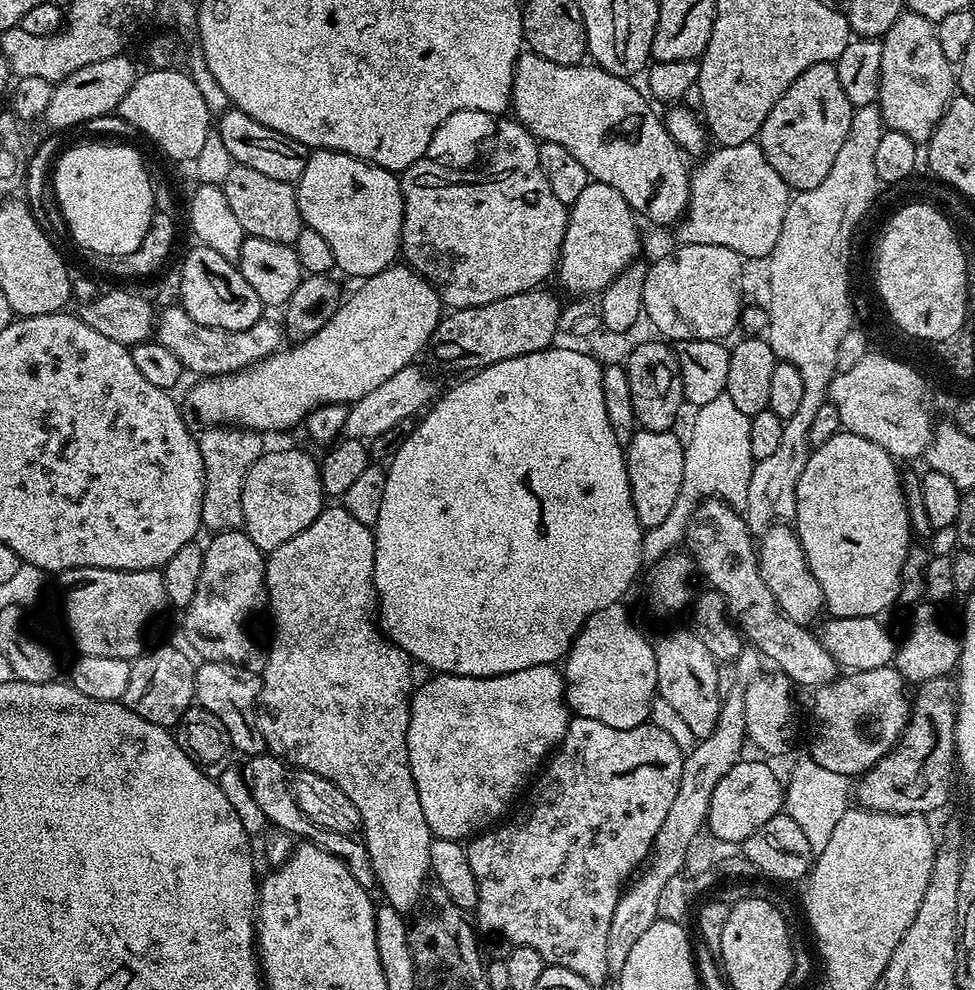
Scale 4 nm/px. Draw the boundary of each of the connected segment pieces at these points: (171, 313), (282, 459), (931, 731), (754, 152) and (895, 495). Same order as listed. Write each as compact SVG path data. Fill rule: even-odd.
M173 306L159 313L154 340L155 343L166 346L166 350L172 351L189 373L197 372L197 377L207 378L240 372L241 369L272 356L281 351L286 337L283 327L268 318L254 322L254 326L246 326L246 330L218 330L214 326L202 326L202 322L194 322L194 318L190 318L184 308Z
M284 448L281 452L265 451L264 455L256 459L254 466L250 466L246 474L246 482L242 486L243 531L248 533L254 546L258 546L265 554L282 546L282 542L290 542L294 534L302 534L302 530L306 530L306 526L310 526L310 522L314 522L314 518L318 518L318 514L323 512L325 507L326 497L317 457L312 457L300 448Z
M939 676L922 682L915 692L916 700L914 696L908 724L896 747L855 781L854 800L861 808L890 814L933 814L952 796L952 776L954 780L954 769L957 767L953 685Z
M756 140L742 142L742 146L713 149L697 168L691 169L688 207L674 228L677 241L726 246L749 261L763 261L772 255L774 242L778 242L778 234L782 234L782 218L786 218L790 199L788 184L778 170L766 162L764 151Z
M842 430L834 438L830 438L830 442L819 445L819 447L809 455L806 466L802 470L802 478L798 478L794 527L797 536L800 538L800 545L804 551L806 562L810 566L814 578L818 578L818 586L822 586L822 594L824 595L824 603L827 611L831 613L833 617L879 617L881 615L880 612L886 611L892 603L895 605L897 601L899 601L902 562L906 562L908 545L913 539L913 535L912 529L908 526L908 511L906 510L906 502L904 501L904 491L900 485L902 472L901 469L898 470L896 467L898 467L897 461L889 452L882 450L882 446L874 446L874 442L870 442L866 438L858 438L858 434L850 434Z

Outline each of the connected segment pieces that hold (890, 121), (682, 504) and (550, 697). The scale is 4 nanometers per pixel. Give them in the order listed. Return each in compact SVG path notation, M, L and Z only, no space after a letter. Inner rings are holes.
M907 10L882 37L882 70L878 107L885 129L906 134L906 138L926 142L938 126L949 100L958 88L954 64L942 54L933 21Z
M728 393L701 405L695 412L690 436L686 438L683 462L683 480L677 501L669 517L660 526L647 529L643 538L641 559L648 564L656 563L675 551L682 543L688 520L701 501L719 499L740 510L744 508L750 474L755 460L750 454L750 420L731 401Z
M551 664L530 666L526 670L514 670L501 676L450 676L436 674L424 685L417 687L410 697L408 709L408 752L409 768L418 790L419 801L425 814L426 822L433 837L438 840L467 841L469 838L495 825L505 815L508 807L513 807L512 799L521 795L520 787L529 783L528 775L535 773L549 759L550 753L559 745L560 739L566 734L570 719L570 709L564 698L564 678L559 667Z

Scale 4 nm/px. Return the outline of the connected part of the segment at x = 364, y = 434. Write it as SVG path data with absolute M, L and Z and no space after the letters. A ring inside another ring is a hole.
M416 367L398 370L394 378L386 378L386 382L382 382L382 386L377 386L375 390L370 390L370 394L353 400L346 414L343 435L349 440L371 442L378 438L378 434L390 430L390 426L423 413L437 399L438 391L436 392L435 382L422 369Z

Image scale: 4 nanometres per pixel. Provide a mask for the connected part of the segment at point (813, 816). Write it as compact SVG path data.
M810 758L798 761L788 780L786 778L785 815L801 827L802 834L806 836L806 842L809 843L813 855L819 855L830 842L830 836L838 824L838 819L842 818L842 814L848 810L851 788L849 777L823 769Z

